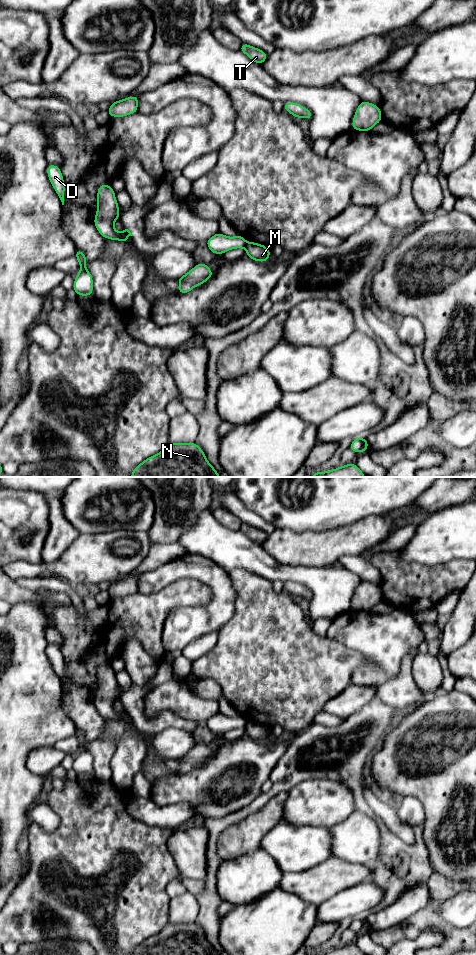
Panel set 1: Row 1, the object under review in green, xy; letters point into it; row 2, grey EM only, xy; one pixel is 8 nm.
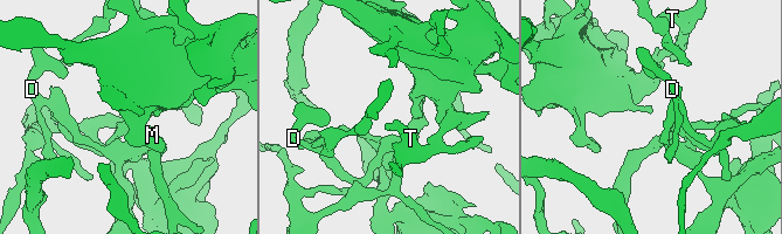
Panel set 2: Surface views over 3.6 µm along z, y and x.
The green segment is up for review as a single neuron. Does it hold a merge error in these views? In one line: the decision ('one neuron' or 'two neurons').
two neurons

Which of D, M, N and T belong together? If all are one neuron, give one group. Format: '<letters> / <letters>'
D / M N T

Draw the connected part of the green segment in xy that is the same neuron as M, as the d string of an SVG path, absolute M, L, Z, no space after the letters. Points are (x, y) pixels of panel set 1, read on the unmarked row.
M247 722L245 726L246 735L258 742L266 742L270 739L270 728L260 723Z

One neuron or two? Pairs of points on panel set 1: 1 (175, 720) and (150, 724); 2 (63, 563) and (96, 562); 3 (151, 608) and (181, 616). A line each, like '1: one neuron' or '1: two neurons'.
1: one neuron
2: one neuron
3: two neurons

